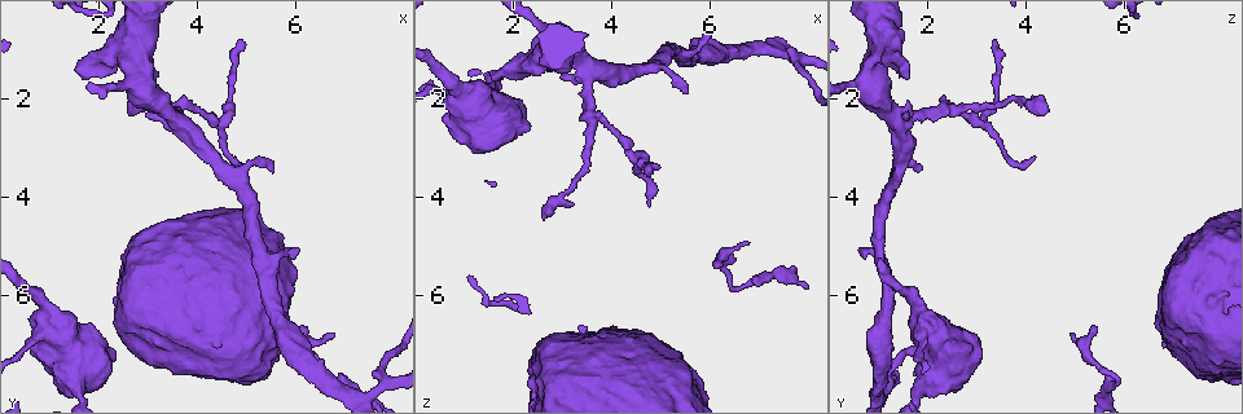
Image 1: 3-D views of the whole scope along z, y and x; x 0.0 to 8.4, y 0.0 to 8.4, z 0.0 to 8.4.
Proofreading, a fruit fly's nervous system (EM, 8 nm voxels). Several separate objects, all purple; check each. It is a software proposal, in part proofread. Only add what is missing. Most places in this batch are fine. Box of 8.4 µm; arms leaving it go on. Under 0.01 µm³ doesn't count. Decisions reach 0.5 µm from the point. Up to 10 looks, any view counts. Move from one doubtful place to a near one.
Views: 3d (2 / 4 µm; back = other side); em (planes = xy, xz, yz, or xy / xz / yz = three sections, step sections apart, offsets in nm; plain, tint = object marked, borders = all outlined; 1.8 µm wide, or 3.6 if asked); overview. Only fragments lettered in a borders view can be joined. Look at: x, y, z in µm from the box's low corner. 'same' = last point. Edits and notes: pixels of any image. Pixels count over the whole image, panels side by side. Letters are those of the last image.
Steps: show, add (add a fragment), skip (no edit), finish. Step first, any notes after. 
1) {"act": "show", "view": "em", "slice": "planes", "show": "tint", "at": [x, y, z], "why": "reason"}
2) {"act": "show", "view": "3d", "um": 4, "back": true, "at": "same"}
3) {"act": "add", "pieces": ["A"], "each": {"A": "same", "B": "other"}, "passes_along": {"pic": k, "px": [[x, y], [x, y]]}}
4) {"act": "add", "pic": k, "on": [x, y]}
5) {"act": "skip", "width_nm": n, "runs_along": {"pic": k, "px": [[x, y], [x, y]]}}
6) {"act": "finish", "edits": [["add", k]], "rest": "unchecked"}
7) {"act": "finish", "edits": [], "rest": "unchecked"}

{"act": "show", "view": "em", "slice": "xz", "step": 8, "show": "tint", "at": [2.90, 2.10, 4.15], "why": "calibre changes"}

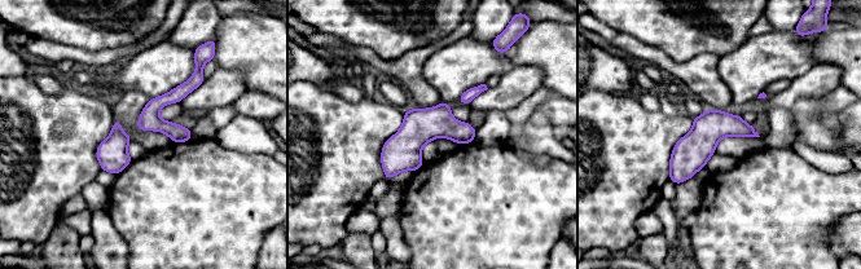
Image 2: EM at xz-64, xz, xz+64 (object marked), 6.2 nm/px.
{"act": "show", "view": "em", "slice": "xz", "step": 8, "show": "borders", "at": "same"}

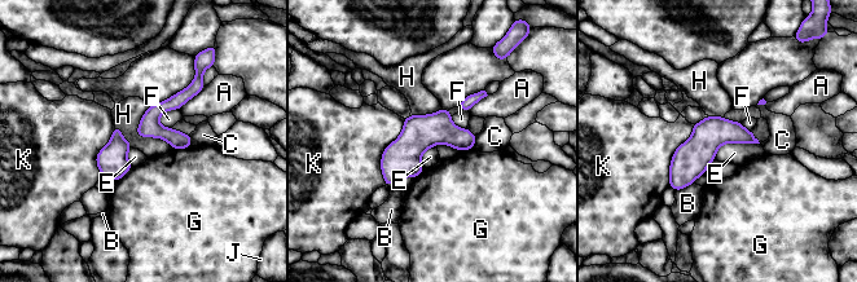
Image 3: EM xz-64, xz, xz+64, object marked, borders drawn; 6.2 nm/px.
{"act": "skip", "width_nm": 130, "each": {"A": "other", "B": "other", "C": "other", "E": "other", "F": "other", "G": "other", "H": "other", "J": "other", "K": "other"}, "runs_along": {"pic": 3, "px": [[471, 137], [427, 136], [387, 183]]}, "found": "no lettered fragment goes on from it"}

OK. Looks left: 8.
{"act": "show", "view": "3d", "um": 4, "at": [3.55, 2.15, 2.35], "why": "three arms meet"}

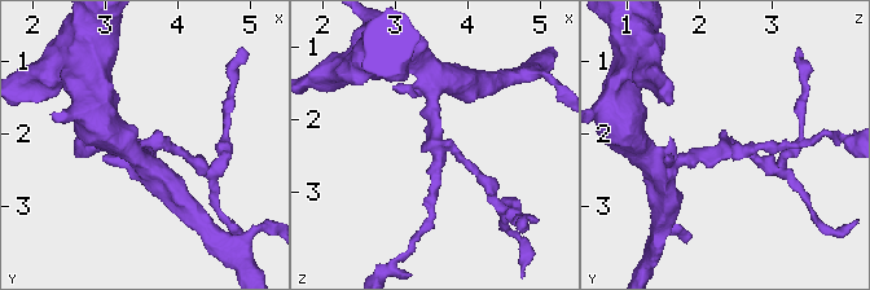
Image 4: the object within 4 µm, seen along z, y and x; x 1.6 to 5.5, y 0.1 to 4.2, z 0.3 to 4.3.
{"act": "show", "view": "em", "slice": "xy", "step": 4, "show": "tint", "at": [3.65, 2.20, 2.35], "arms": 3, "why": "shape alone is not enough"}

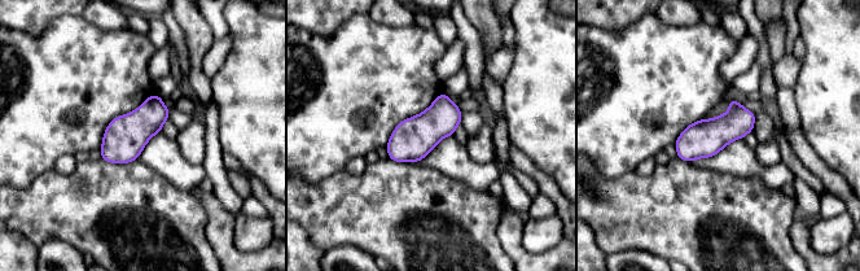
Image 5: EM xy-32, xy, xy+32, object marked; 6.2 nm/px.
{"act": "show", "view": "em", "slice": "xy", "step": 4, "show": "borders", "at": "same", "why": "see the neighbours"}

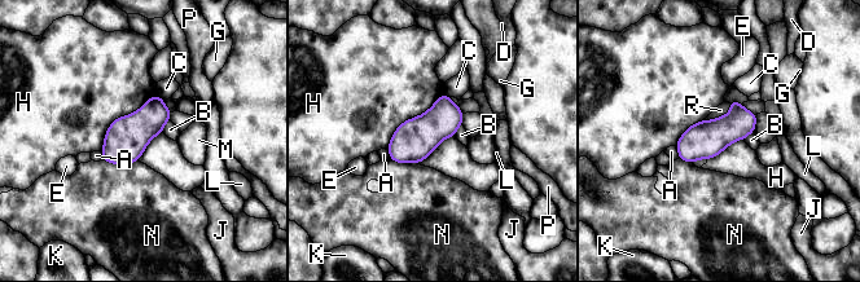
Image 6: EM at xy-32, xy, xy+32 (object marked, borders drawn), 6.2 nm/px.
{"act": "skip", "longest_contact_nm": ["H", 500], "each": {"A": "other", "B": "other", "C": "other", "D": "other", "E": "other", "G": "other", "H": "other", "J": "other", "K": "other", "L": "other", "M": "other", "N": "other", "P": "other", "R": "other"}, "found": "none of them fits"}

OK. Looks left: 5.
{"act": "show", "view": "3d", "um": 2, "at": [5.95, 5.00, 0.65], "why": "branch stops here"}

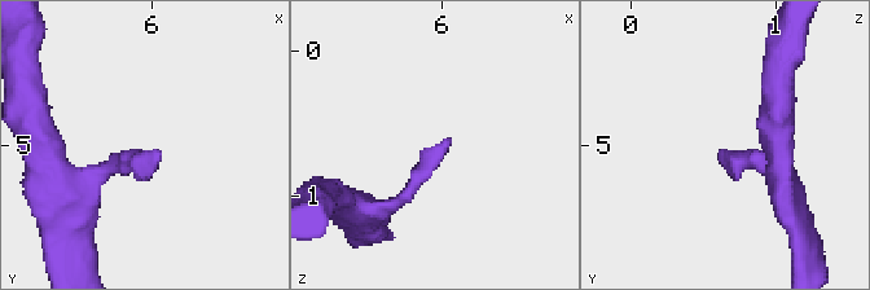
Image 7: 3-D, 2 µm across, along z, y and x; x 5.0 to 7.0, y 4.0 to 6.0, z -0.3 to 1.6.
{"act": "show", "view": "em", "slice": "planes", "show": "borders", "at": [6.04, 5.08, 0.60]}

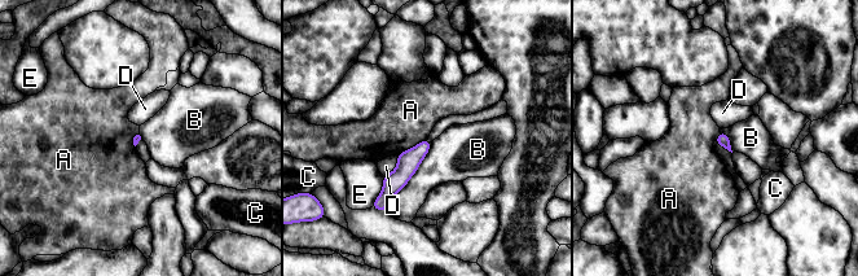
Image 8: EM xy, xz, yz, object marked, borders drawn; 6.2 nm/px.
{"act": "skip", "each": {"A": "other", "B": "other", "C": "other", "D": "other", "E": "other"}, "border": {"pic": 8, "px": [[427, 138], [397, 154]]}, "found": "none of them fits"}

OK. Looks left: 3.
{"act": "show", "view": "3d", "um": 2, "back": true, "at": [6.85, 6.80, 4.90], "why": "branch stops here"}

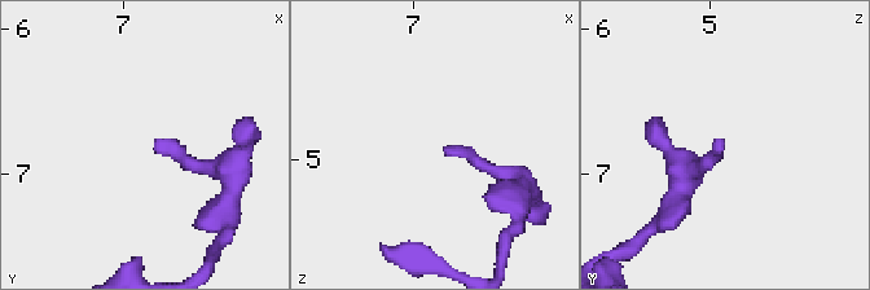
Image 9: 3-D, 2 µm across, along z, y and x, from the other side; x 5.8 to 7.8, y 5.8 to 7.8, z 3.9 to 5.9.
{"act": "show", "view": "em", "slice": "planes", "show": "borders", "at": [6.78, 6.78, 4.92]}

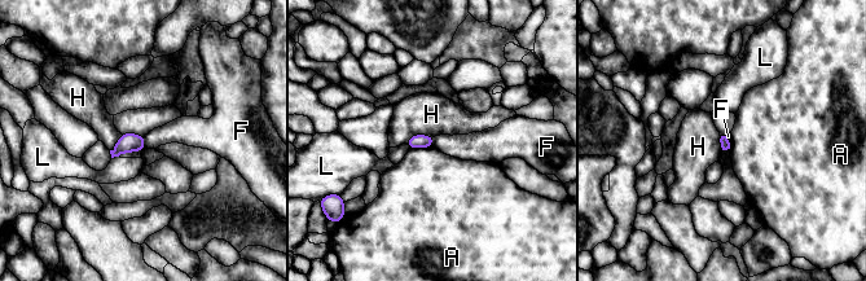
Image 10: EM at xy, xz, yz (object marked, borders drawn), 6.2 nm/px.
{"act": "skip", "each": {"A": "other", "F": "other", "H": "other", "L": "other"}, "border": {"pic": 10, "px": [[143, 136], [145, 145]]}, "found": "no lettered fragment goes on from it"}

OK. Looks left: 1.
{"act": "finish", "edits": [], "rest": "unchecked"}

